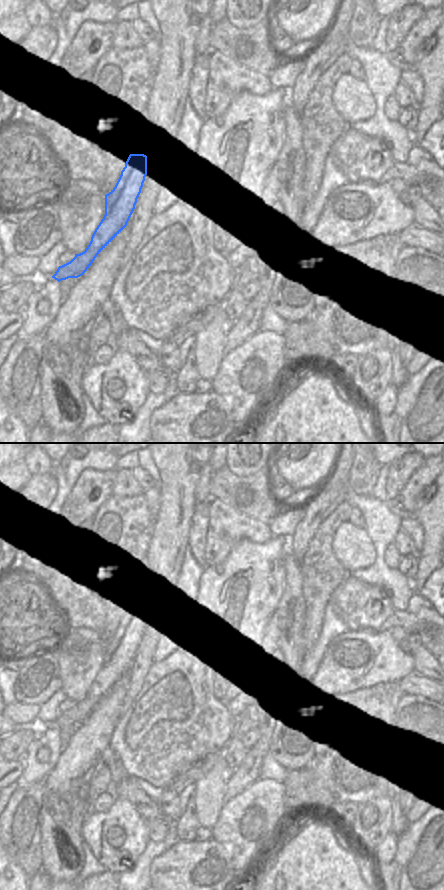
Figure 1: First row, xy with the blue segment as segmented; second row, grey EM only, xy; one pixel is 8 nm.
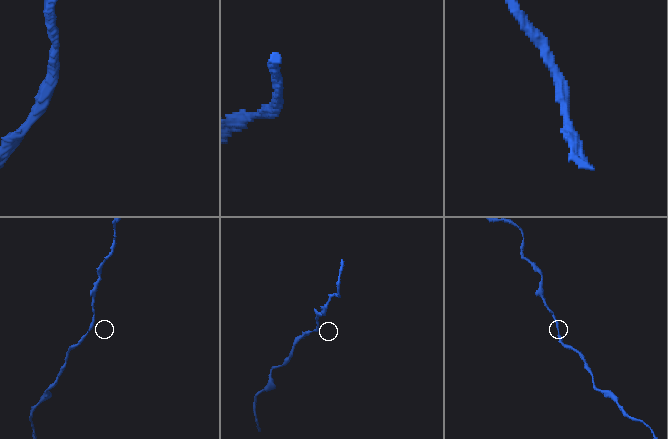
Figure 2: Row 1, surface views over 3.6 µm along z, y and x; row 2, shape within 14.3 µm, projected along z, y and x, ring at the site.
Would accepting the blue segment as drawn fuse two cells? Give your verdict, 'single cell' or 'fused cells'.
single cell

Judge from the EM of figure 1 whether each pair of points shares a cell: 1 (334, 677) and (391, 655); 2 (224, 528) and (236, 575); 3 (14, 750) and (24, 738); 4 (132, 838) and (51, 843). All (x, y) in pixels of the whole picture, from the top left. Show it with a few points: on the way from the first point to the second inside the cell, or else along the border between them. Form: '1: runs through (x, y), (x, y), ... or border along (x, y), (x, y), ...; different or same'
1: runs through (348, 663), (358, 658), (377, 658); same
2: border along (251, 540), (242, 538), (219, 565), (211, 565); different
3: runs through (15, 747), (21, 741); same
4: border along (86, 817), (81, 829), (83, 840); different

